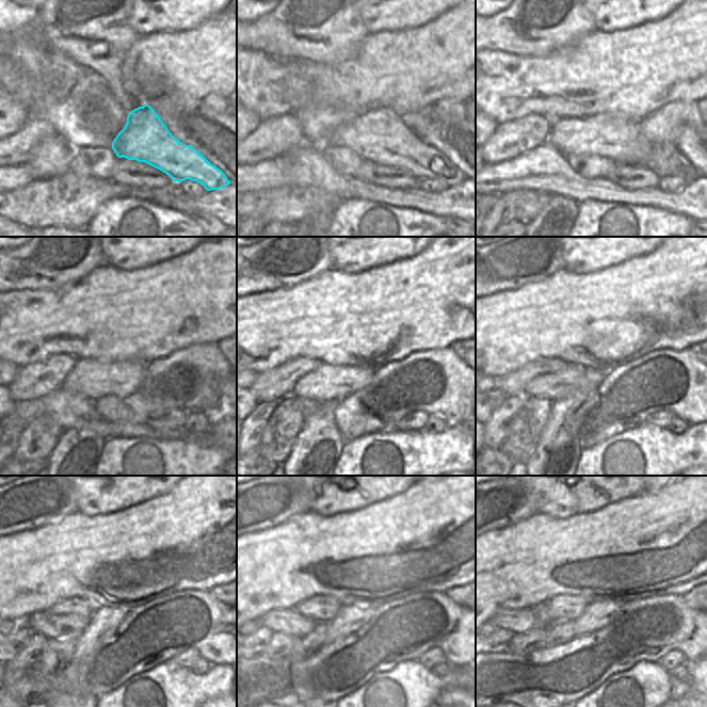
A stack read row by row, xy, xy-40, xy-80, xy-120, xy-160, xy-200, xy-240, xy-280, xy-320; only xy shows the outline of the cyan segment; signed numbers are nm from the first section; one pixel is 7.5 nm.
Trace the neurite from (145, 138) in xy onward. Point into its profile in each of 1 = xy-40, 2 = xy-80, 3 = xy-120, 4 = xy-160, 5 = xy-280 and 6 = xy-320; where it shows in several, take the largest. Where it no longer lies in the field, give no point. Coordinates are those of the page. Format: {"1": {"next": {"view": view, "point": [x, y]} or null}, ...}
{"1": {"next": {"view": "xy-40", "point": [380, 135]}}, "2": {"next": {"view": "xy-80", "point": [612, 135]}}, "3": {"next": {"view": "xy-120", "point": [91, 379]}}, "4": {"next": {"view": "xy-160", "point": [326, 383]}}, "5": {"next": {"view": "xy-280", "point": [288, 622]}}, "6": {"next": {"view": "xy-320", "point": [516, 621]}}}

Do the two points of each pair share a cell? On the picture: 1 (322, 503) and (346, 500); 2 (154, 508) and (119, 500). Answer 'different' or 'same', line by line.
1: same
2: different

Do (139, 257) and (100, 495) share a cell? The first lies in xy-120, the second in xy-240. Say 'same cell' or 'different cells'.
same cell

